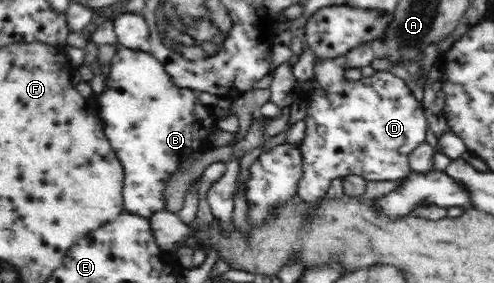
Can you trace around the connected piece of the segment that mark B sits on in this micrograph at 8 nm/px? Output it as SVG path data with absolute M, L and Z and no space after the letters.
M121 46L117 49L117 52L112 57L110 64L110 74L108 78L105 79L105 89L102 90L100 95L95 96L95 98L99 99L99 104L101 105L101 109L98 111L99 118L101 119L102 127L105 131L105 136L109 139L109 143L113 147L113 151L117 153L117 157L120 159L121 168L124 169L124 189L123 189L123 197L124 197L124 206L130 214L140 215L144 217L149 217L154 213L154 211L163 210L164 209L164 201L162 201L162 193L164 193L164 183L170 179L170 175L176 171L176 169L180 169L184 163L188 163L188 161L194 160L194 155L198 152L202 152L209 148L210 137L219 130L216 127L215 118L213 117L212 109L208 106L202 105L198 100L198 93L195 91L184 88L181 86L172 85L172 79L170 79L170 75L164 71L164 67L162 67L163 62L158 61L150 52L142 52L142 50L133 50L124 46Z

